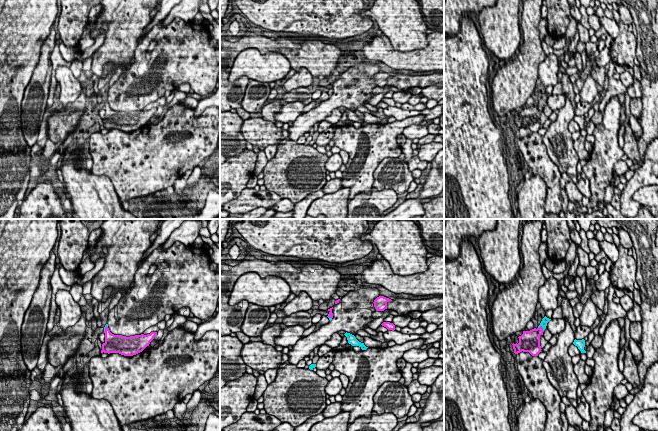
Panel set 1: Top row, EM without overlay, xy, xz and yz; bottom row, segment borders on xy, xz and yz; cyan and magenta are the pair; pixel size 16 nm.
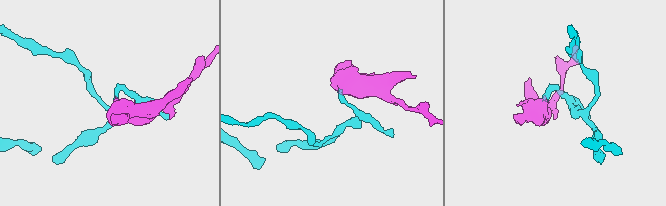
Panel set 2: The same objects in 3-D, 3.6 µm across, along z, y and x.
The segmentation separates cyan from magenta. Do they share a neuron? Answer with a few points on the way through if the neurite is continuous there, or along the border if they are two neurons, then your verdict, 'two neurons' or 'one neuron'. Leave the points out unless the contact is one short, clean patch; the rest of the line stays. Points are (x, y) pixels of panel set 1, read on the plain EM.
across yz (545, 96), (543, 104), (531, 114) | one neuron

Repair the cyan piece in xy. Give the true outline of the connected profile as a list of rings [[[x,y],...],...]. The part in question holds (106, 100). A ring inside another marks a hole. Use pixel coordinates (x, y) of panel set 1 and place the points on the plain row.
[[[108,100],[104,103],[104,109],[105,118],[102,120],[101,129],[119,129],[124,132],[133,132],[142,128],[157,111],[157,108],[130,113],[114,111],[110,108]]]

